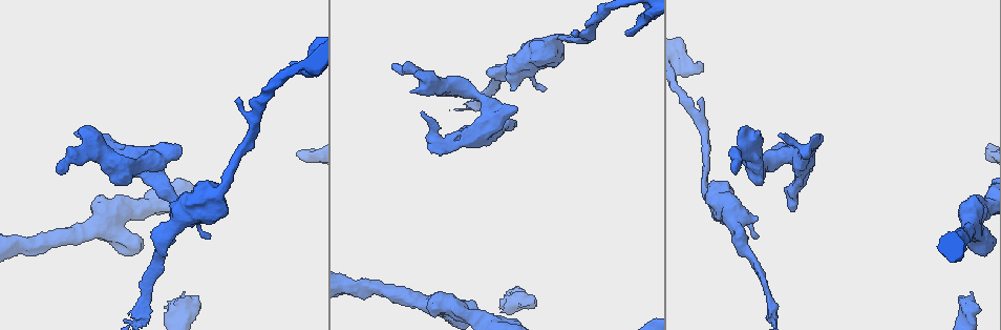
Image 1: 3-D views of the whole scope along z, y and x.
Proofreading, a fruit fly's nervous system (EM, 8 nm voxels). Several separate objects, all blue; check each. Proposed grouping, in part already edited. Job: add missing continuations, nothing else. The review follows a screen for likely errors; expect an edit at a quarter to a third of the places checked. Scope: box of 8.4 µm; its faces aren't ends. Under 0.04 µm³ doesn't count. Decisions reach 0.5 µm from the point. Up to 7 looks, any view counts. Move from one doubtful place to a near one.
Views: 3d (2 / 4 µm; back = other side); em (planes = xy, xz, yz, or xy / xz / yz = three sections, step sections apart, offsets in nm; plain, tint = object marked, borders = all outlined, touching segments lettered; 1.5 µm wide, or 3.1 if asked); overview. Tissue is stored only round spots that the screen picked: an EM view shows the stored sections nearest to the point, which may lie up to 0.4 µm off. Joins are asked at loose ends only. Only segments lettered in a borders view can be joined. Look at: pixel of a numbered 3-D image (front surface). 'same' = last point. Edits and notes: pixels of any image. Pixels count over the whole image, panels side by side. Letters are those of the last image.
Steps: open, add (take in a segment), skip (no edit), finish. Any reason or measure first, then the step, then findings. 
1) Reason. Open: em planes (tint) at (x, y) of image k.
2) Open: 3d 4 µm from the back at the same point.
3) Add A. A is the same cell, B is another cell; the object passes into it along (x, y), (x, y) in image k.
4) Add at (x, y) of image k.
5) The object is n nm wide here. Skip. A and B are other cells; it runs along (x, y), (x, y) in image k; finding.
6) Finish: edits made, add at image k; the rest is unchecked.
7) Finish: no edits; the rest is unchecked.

Free end. Open: 3d 4 µm at (513, 128) of image 1.

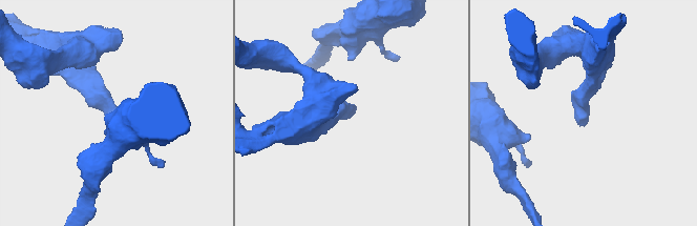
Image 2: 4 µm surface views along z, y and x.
Open: em xz step 4 (borders) at (584, 123) of image 2.

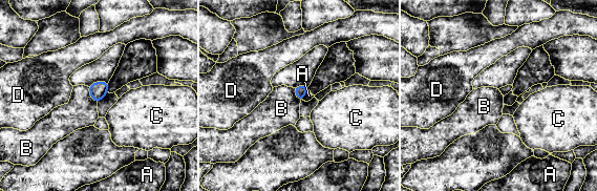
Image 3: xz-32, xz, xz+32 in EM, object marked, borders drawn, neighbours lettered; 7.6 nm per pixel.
Skip. A, B, C and D are other cells; a border runs along (86, 86), (90, 98), (97, 104) in image 3; no lettered segment goes on from it.

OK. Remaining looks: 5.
Free end. Open: em yz step 8 (tint) at (392, 67) of image 1.

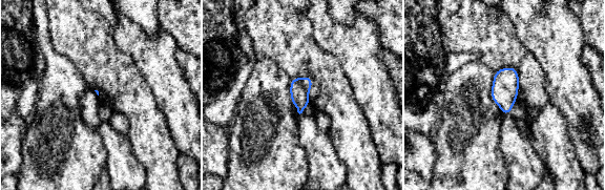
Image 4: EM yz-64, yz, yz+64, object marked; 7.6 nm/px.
Another direction. Open: em planes (borders) at the same point.

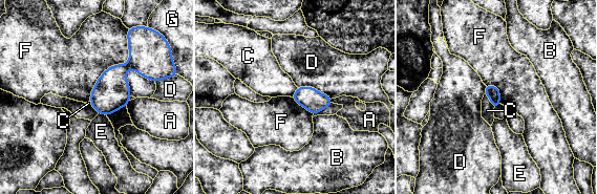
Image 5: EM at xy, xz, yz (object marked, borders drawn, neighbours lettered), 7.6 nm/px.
Skip. A, B, C, D, E, F and G are other cells; a border runs along (126, 34), (128, 60), (89, 101) in image 5; no lettered segment goes on from it.

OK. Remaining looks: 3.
An open end. Open: 3d 2 µm at (627, 33) of image 1.

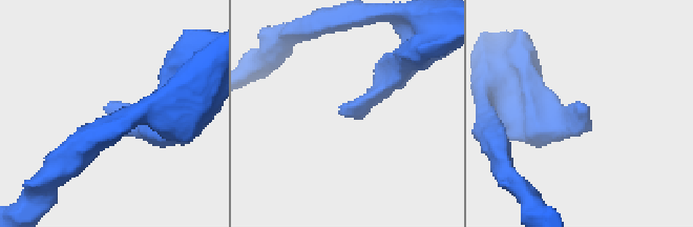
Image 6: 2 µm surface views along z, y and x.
Now the EM. Open: em planes (borders) at (105, 109) of image 6.

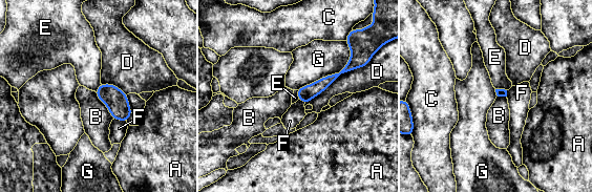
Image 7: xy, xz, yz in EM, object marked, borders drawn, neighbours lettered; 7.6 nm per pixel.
The longest contact is with D, 550 nm. Skip. A, B, C, D, E, F and G are other cells; no lettered segment goes on from it.

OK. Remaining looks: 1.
Finish: no edits; the rest is unchecked.

